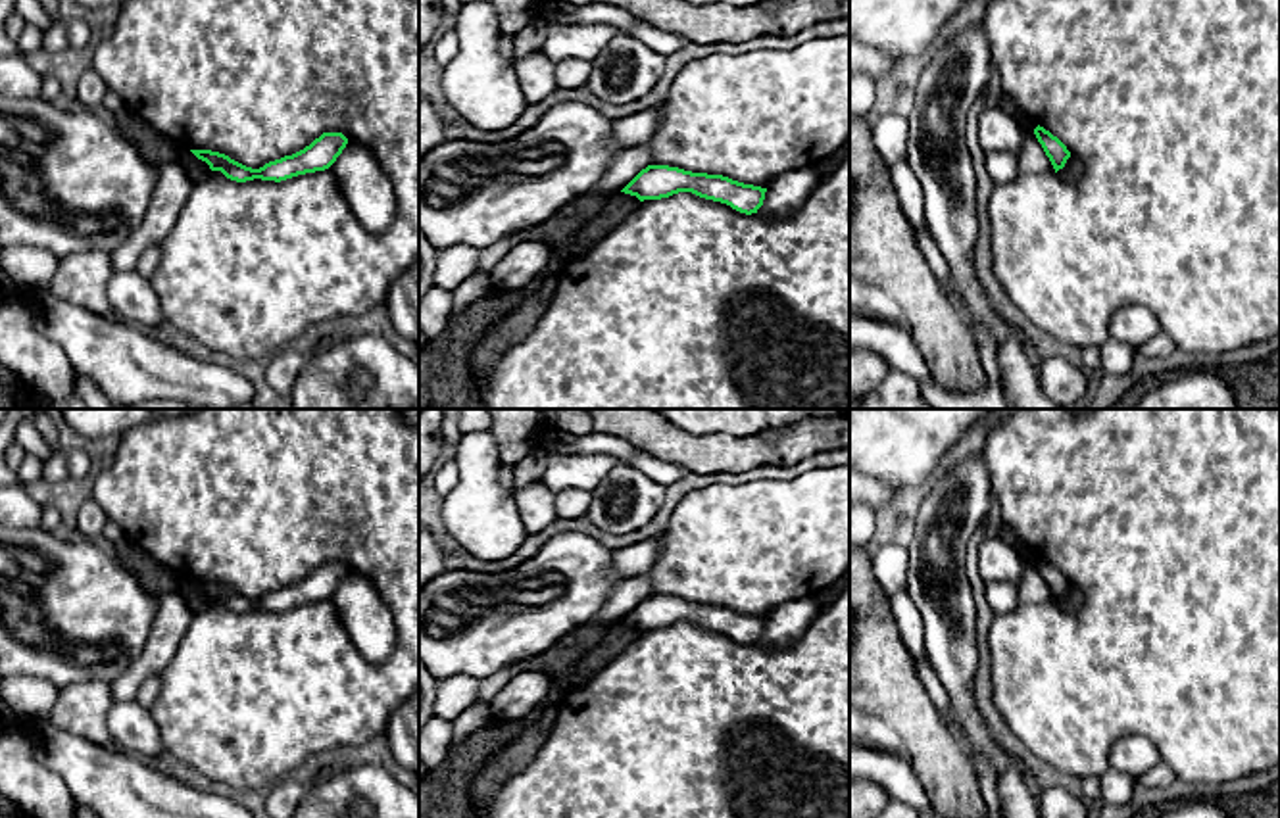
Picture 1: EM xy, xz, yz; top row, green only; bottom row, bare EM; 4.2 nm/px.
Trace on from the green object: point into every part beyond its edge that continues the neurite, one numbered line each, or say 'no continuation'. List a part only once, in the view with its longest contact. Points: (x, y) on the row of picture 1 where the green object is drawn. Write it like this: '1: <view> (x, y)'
no continuation

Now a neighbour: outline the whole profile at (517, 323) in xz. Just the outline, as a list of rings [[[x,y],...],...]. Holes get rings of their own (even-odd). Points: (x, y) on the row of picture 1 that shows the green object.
[[[555,277],[544,278],[530,296],[484,332],[471,355],[475,374],[486,376],[496,359],[534,328],[546,313],[557,284],[559,278]]]

